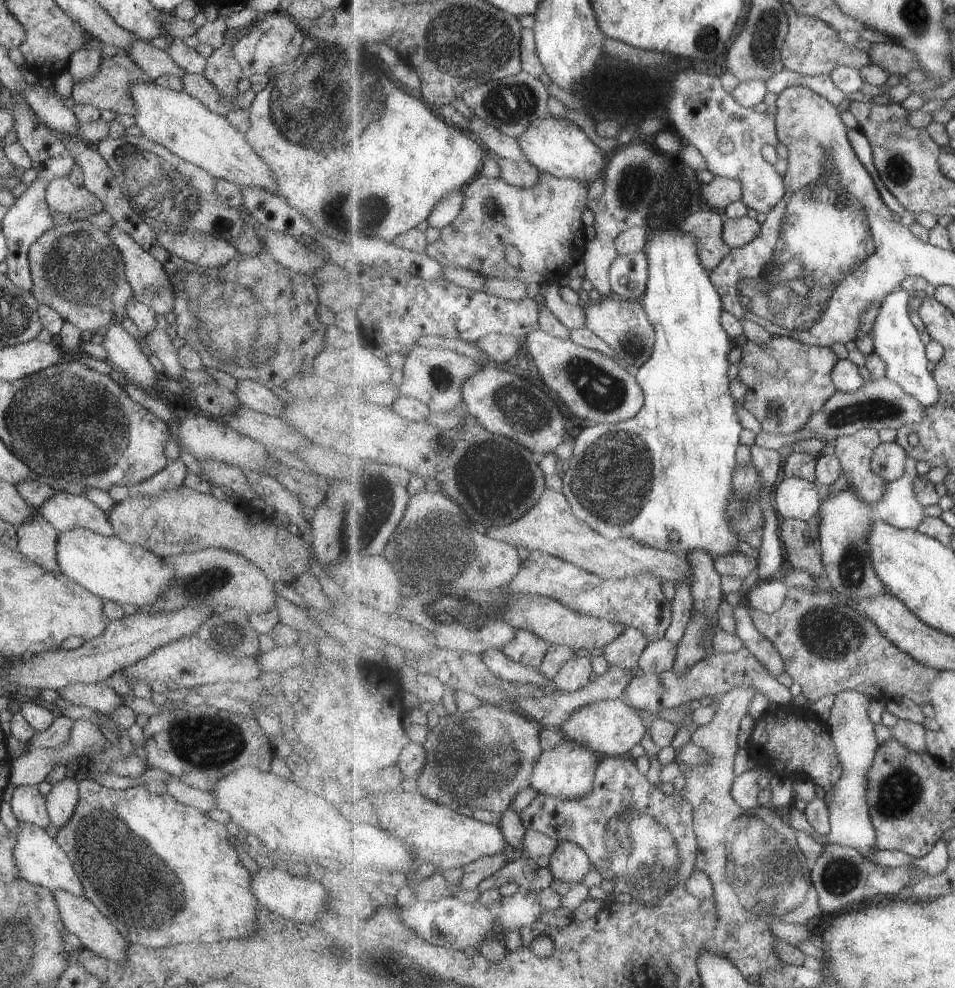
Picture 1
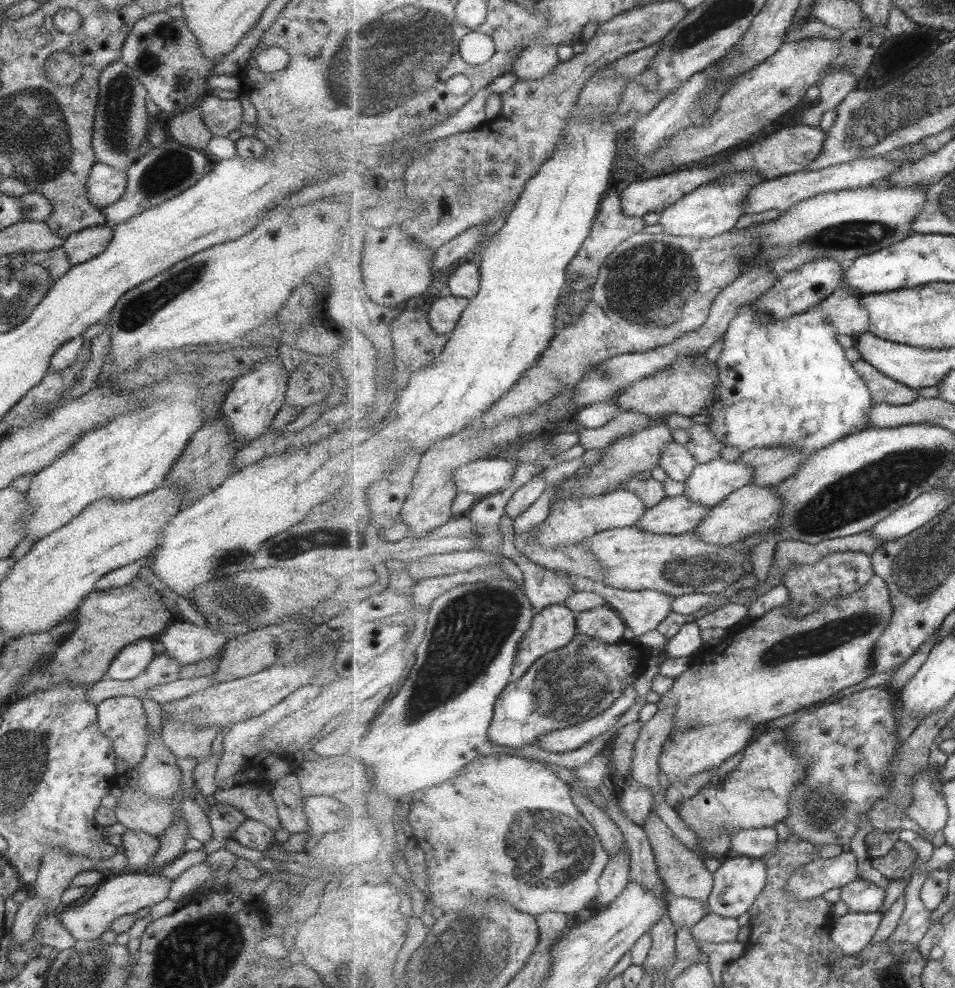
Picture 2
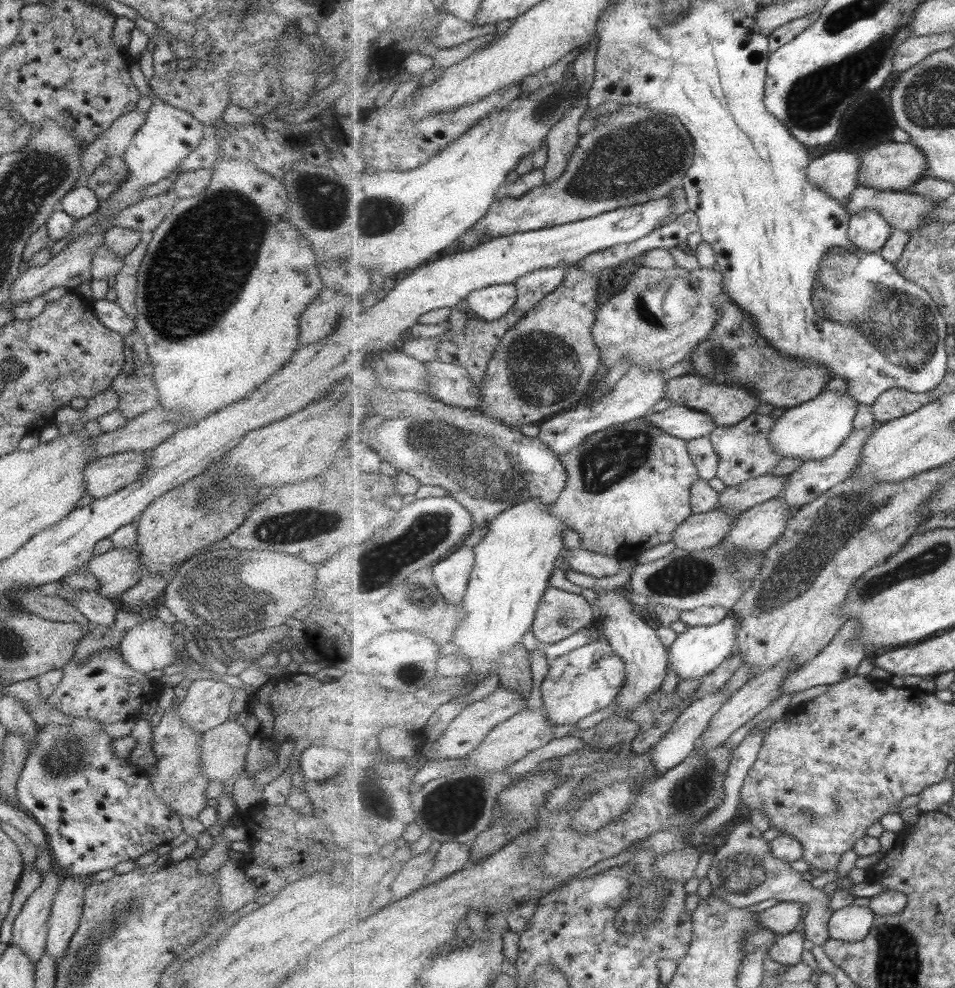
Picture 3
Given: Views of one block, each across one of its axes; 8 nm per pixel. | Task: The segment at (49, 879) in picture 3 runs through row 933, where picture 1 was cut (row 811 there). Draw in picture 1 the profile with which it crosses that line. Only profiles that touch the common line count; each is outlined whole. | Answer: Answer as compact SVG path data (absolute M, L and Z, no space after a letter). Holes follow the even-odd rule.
M36 785L14 787L9 806L19 823L45 828L49 824L44 795Z

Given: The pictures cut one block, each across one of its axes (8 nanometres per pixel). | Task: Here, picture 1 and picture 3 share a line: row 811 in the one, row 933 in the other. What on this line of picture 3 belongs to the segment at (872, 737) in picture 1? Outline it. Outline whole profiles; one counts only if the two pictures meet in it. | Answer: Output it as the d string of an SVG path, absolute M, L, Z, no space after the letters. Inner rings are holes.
M849 905L835 911L830 920L830 936L844 942L866 940L877 915L870 906Z

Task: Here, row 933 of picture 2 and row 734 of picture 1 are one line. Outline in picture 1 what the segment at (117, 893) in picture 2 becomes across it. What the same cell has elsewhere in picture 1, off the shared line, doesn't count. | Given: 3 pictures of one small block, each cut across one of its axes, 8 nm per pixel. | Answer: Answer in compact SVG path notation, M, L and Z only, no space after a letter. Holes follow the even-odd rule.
M75 719L71 727L71 732L69 732L69 740L64 742L61 748L55 750L30 747L24 754L22 753L17 758L9 759L10 768L7 782L14 787L21 785L36 785L41 787L44 778L53 766L63 764L66 768L73 770L81 766L78 761L81 760L81 756L83 756L85 752L90 754L91 752L95 752L95 750L99 750L99 748L106 749L108 743L108 740L103 737L101 730L99 730L99 727L95 723L85 719Z

